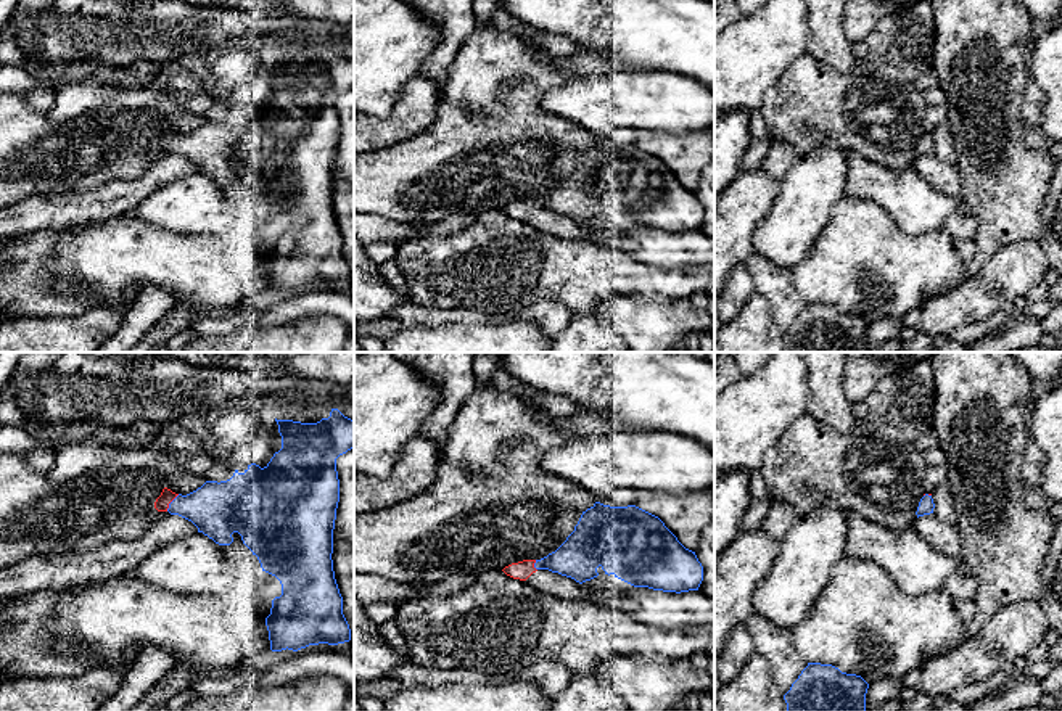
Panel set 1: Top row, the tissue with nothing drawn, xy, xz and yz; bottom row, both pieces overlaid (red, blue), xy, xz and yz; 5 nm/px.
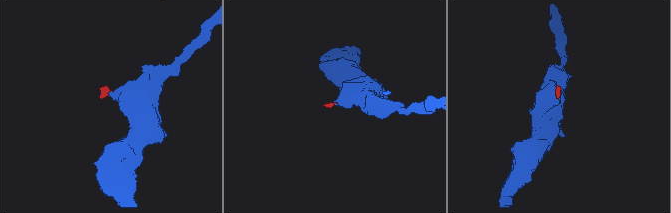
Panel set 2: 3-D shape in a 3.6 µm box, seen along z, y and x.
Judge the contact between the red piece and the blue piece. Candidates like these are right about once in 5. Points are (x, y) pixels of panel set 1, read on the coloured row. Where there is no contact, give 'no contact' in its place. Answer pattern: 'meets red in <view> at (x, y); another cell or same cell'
meets red in xy at (171, 501); same cell

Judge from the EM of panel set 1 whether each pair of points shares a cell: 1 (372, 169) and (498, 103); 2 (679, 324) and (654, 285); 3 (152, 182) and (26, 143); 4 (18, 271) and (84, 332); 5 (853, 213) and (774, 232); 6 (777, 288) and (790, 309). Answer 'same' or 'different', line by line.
1: same
2: different
3: different
4: different
5: different
6: same

